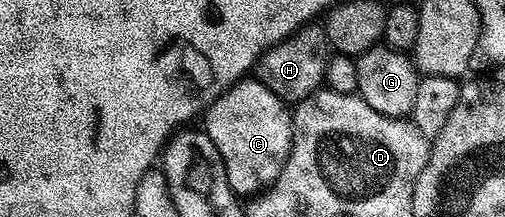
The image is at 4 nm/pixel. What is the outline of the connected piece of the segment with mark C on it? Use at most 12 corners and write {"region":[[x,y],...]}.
{"region":[[236,82],[207,107],[234,194],[277,178],[293,115],[271,88]]}

